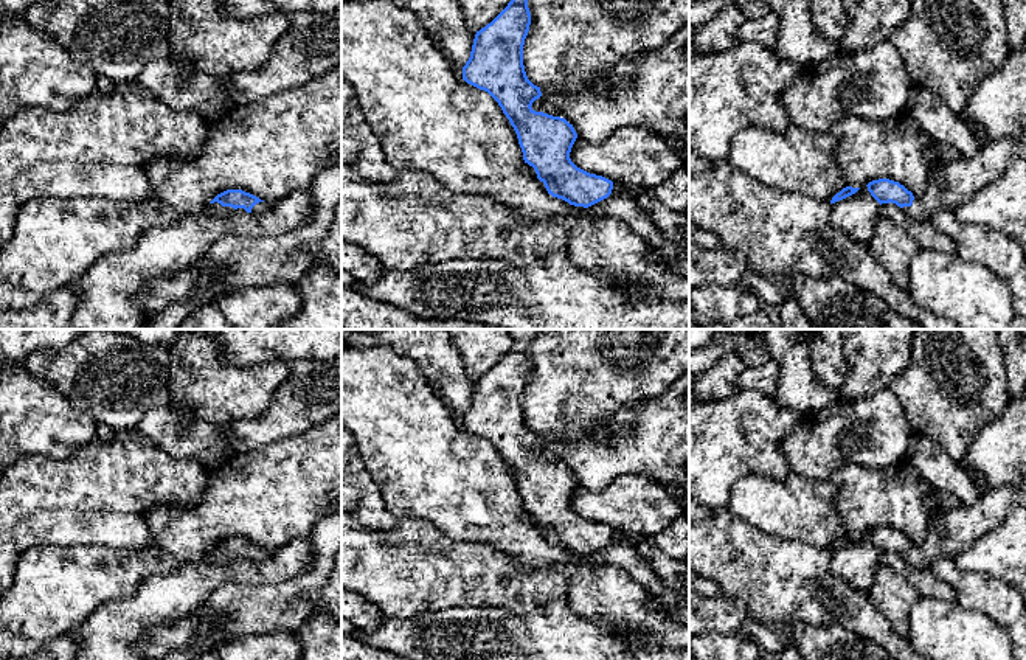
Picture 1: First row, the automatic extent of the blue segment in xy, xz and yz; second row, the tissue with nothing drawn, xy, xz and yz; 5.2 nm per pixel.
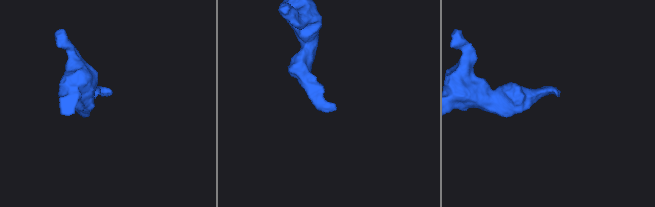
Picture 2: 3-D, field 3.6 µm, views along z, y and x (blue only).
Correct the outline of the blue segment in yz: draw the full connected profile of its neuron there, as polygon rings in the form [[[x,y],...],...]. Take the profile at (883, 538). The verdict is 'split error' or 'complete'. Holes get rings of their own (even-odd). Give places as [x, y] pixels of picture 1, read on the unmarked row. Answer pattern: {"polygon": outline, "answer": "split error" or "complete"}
{"polygon": [[[1026,478],[1018,486],[1006,485],[983,492],[972,506],[944,512],[930,523],[922,545],[914,545],[903,533],[889,526],[872,528],[866,534],[880,553],[896,551],[910,567],[927,570],[933,561],[958,556],[979,536],[997,528],[1014,505],[1026,508]]], "answer": "split error"}

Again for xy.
{"polygon": [[[227,537],[217,542],[208,553],[206,559],[222,565],[233,565],[236,561],[261,562],[269,558],[269,551],[242,537]]], "answer": "split error"}

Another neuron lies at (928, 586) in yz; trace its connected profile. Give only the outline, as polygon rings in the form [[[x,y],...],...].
[[[882,551],[879,554],[879,565],[888,565],[896,573],[903,576],[924,598],[938,598],[944,601],[955,601],[955,590],[939,579],[930,568],[920,570],[910,567],[896,551]]]

